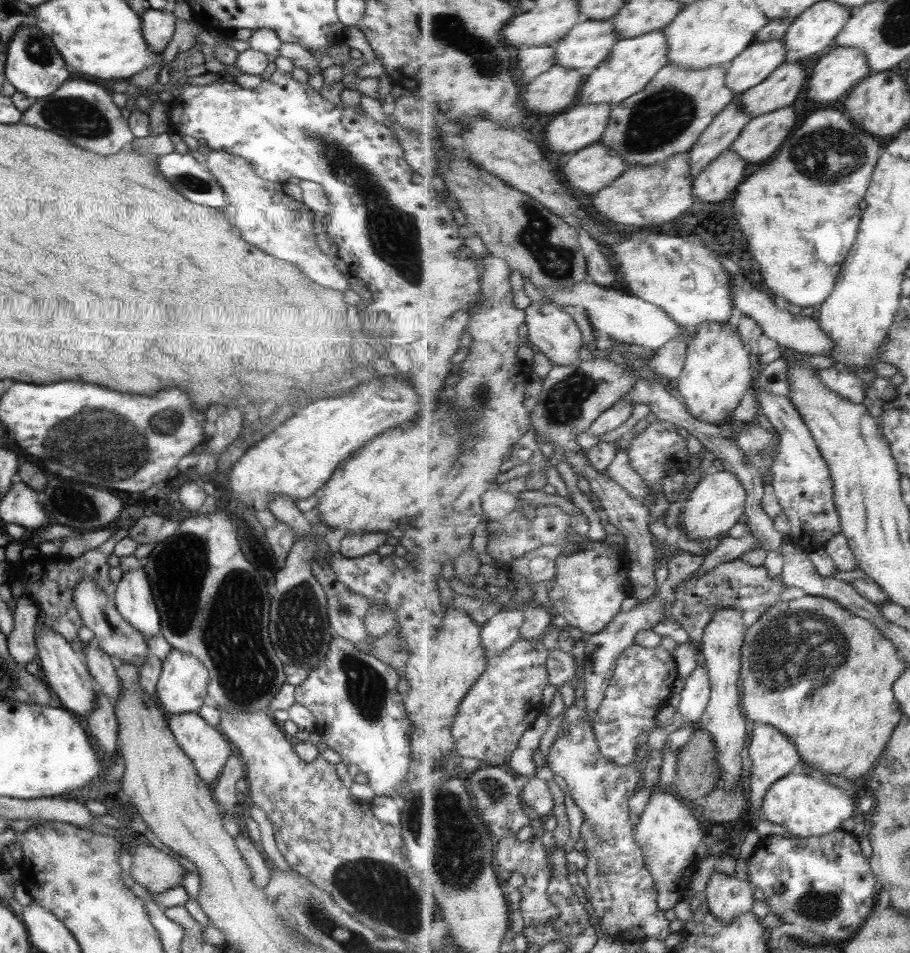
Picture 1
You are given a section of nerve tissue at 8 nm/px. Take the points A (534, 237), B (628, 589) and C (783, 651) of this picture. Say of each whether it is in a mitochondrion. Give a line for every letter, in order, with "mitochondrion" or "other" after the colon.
A: mitochondrion
B: other
C: mitochondrion

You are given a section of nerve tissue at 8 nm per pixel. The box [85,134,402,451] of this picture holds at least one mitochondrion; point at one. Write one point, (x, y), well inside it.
(192, 183)

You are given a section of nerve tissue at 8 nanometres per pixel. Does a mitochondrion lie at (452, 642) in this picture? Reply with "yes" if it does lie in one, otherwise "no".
no

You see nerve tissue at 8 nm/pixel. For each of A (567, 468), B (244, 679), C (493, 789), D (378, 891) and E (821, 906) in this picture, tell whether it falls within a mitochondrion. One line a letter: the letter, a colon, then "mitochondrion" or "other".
A: other
B: mitochondrion
C: mitochondrion
D: mitochondrion
E: mitochondrion

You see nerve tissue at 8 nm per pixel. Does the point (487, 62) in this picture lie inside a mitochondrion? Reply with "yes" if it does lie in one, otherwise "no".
yes

